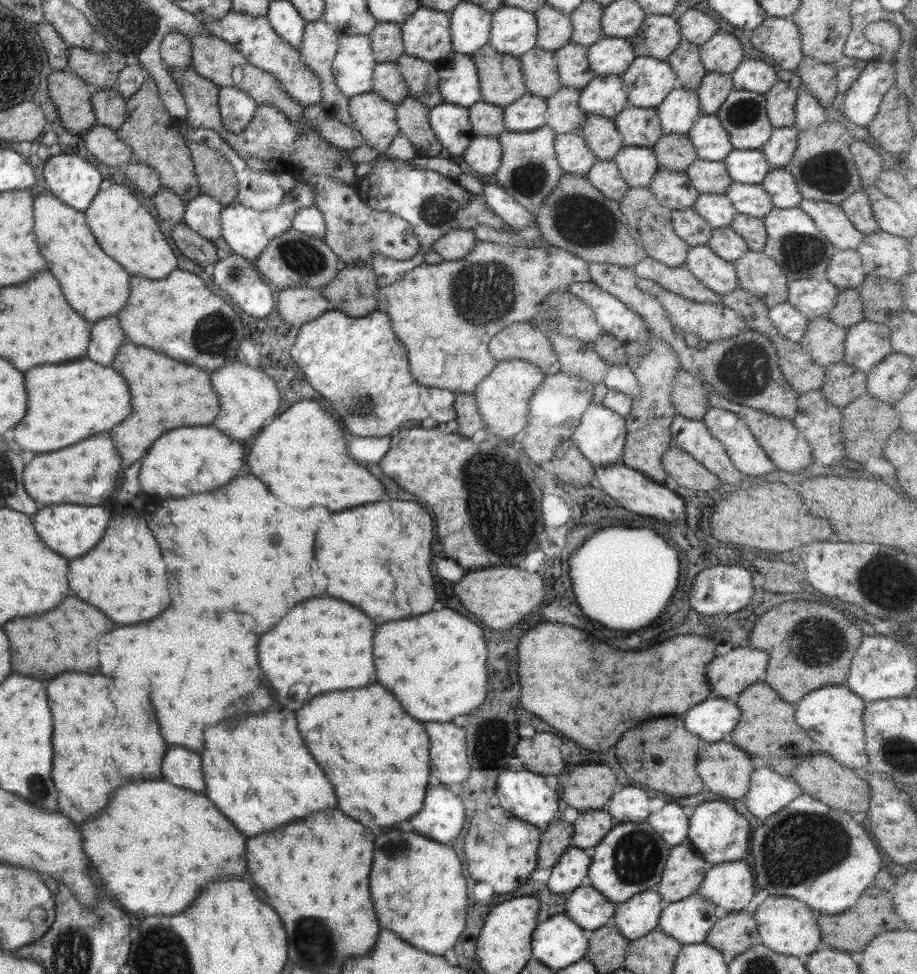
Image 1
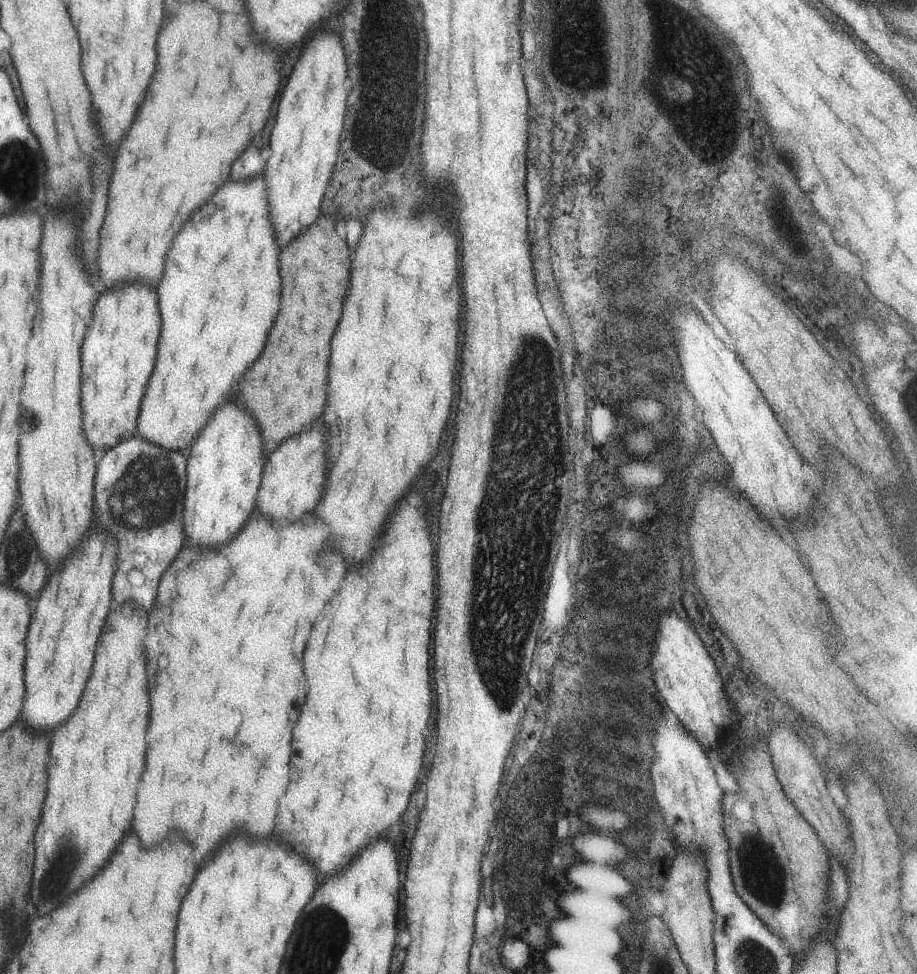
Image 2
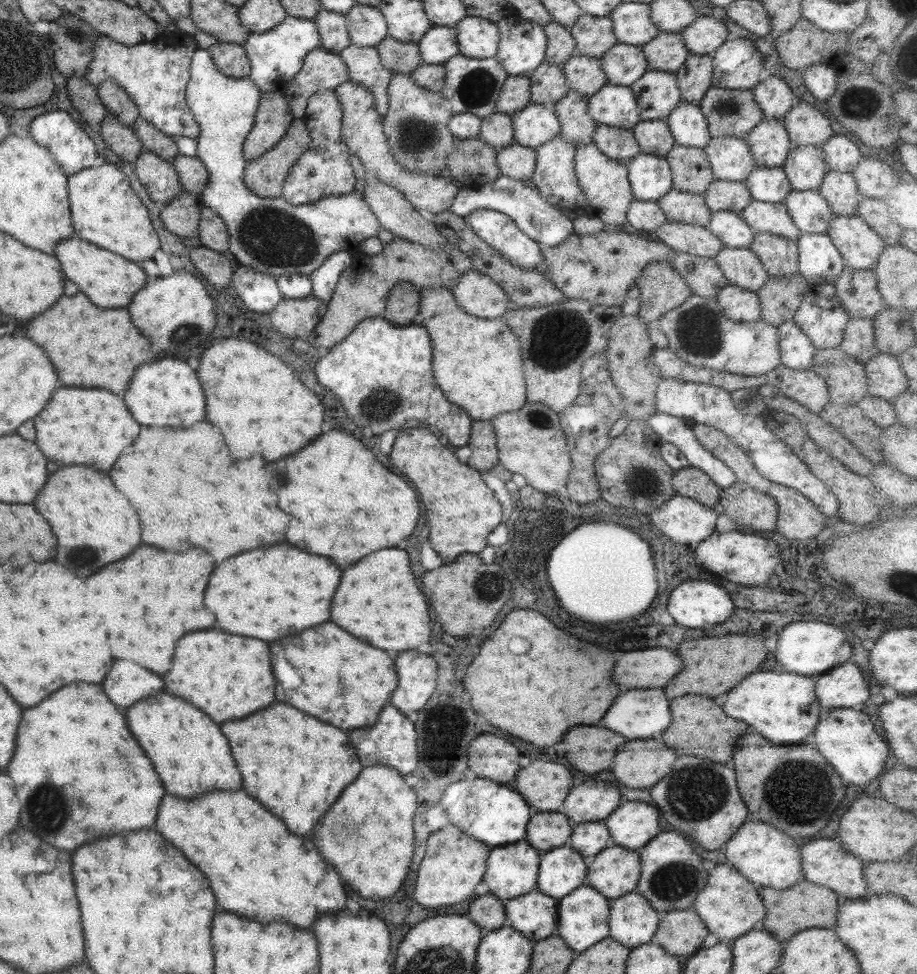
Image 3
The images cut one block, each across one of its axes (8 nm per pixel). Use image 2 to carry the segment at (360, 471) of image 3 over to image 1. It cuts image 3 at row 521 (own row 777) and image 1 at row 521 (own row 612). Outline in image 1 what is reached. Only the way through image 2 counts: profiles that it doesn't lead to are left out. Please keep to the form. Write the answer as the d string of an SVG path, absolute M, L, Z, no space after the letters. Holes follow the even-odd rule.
M379 500L335 512L325 522L319 522L313 550L319 570L327 576L327 594L363 610L363 614L367 614L375 624L383 624L395 618L423 614L425 610L431 610L433 602L437 600L429 570L431 538L431 518L419 504L407 500Z

